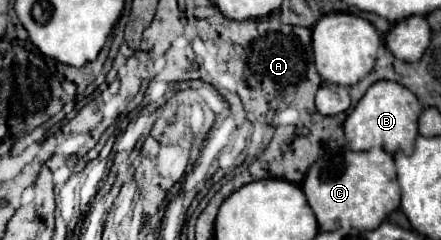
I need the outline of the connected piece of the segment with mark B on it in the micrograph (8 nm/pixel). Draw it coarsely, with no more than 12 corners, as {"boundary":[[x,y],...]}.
{"boundary":[[375,83],[345,121],[347,149],[411,155],[421,103]]}

